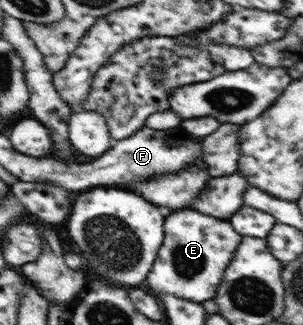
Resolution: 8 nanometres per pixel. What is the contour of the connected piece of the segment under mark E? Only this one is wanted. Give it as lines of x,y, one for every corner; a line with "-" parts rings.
186,208
174,210
165,217
164,239
146,285
156,293
176,295
191,302
212,300
242,238
228,220

